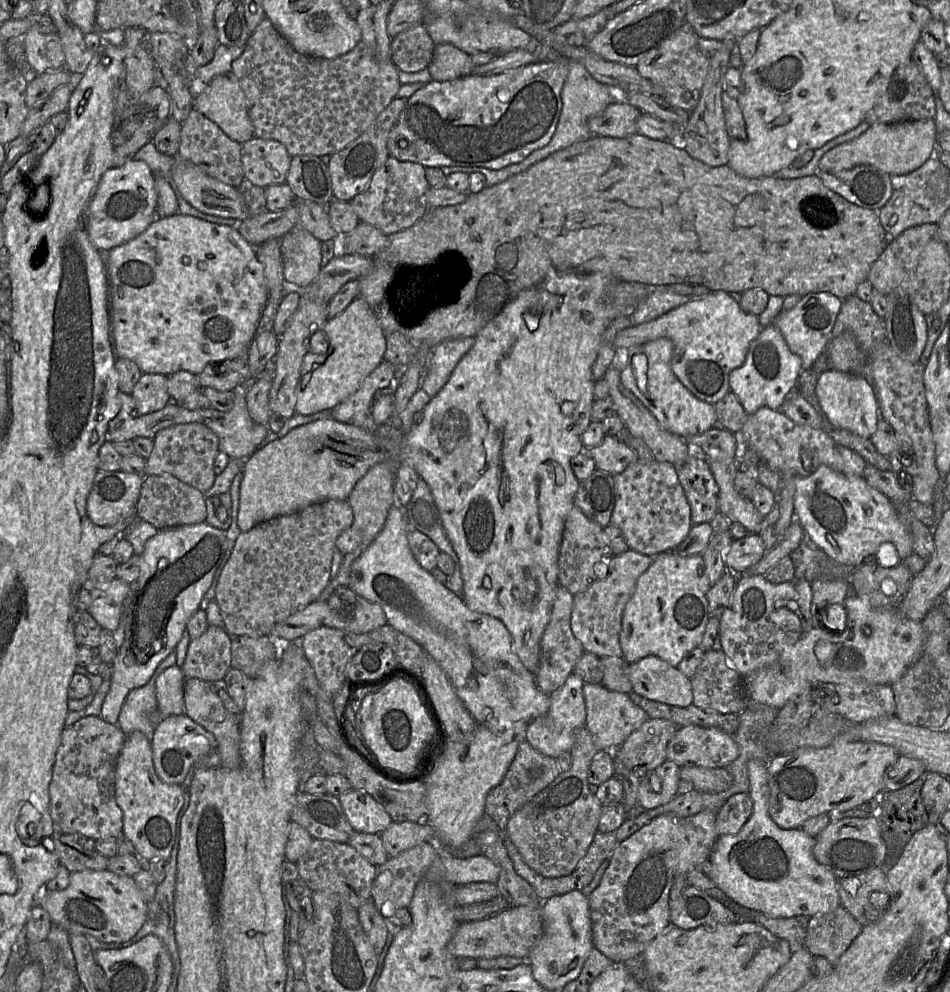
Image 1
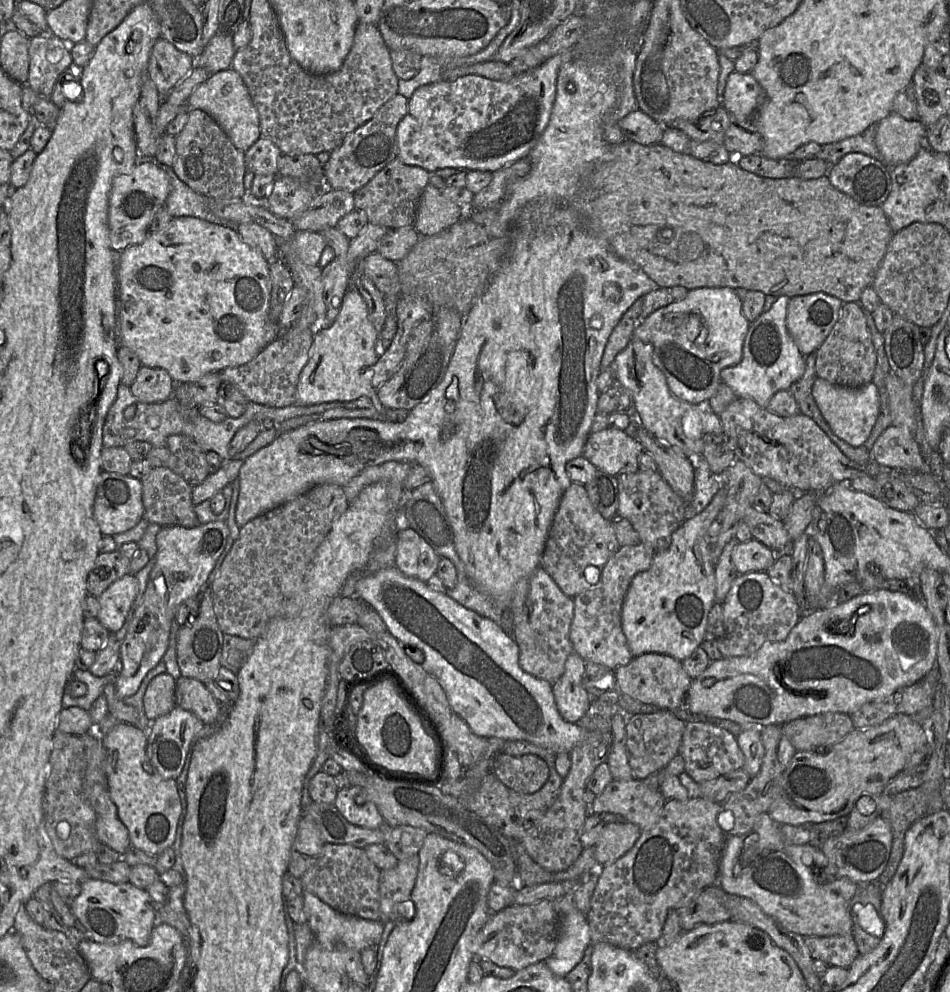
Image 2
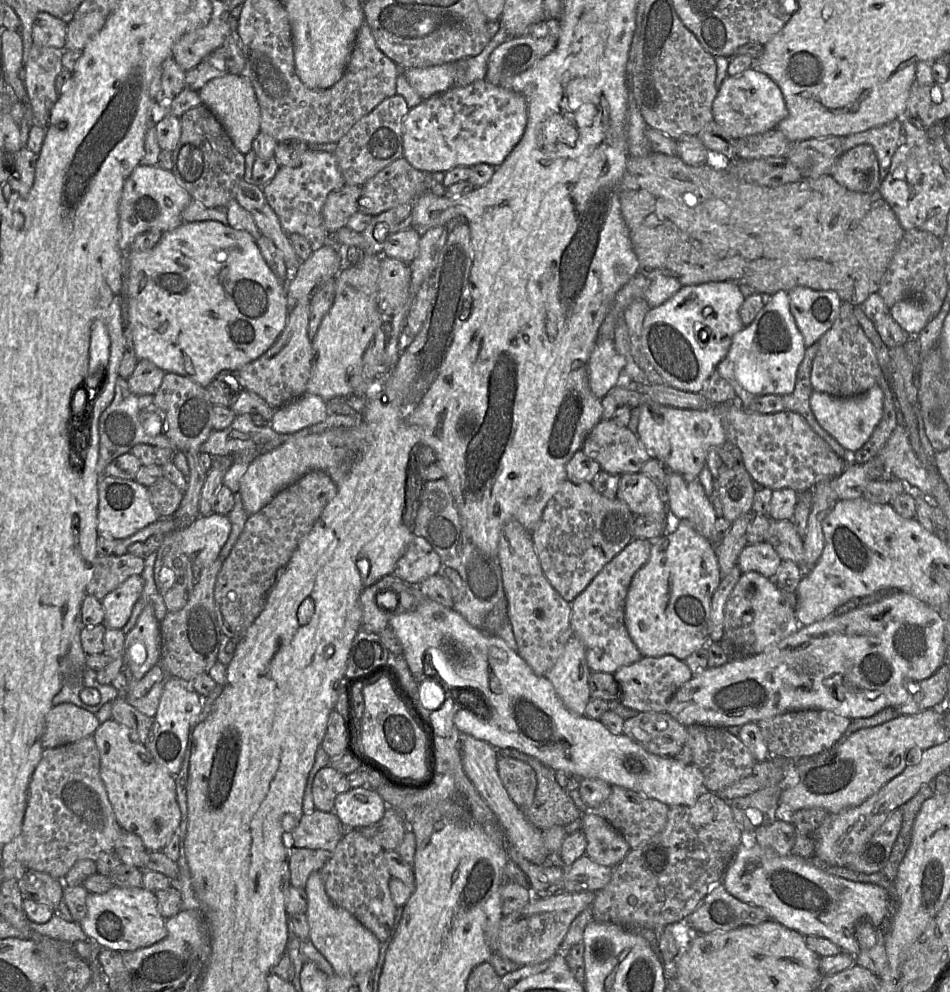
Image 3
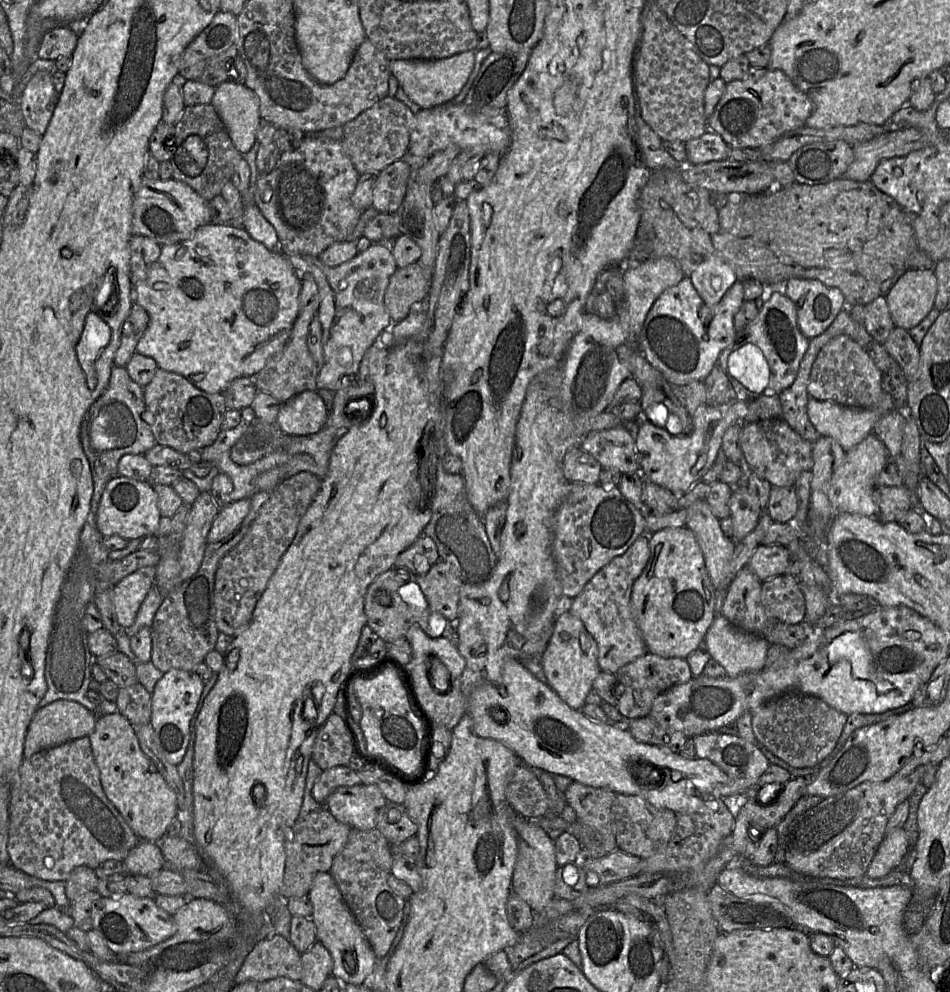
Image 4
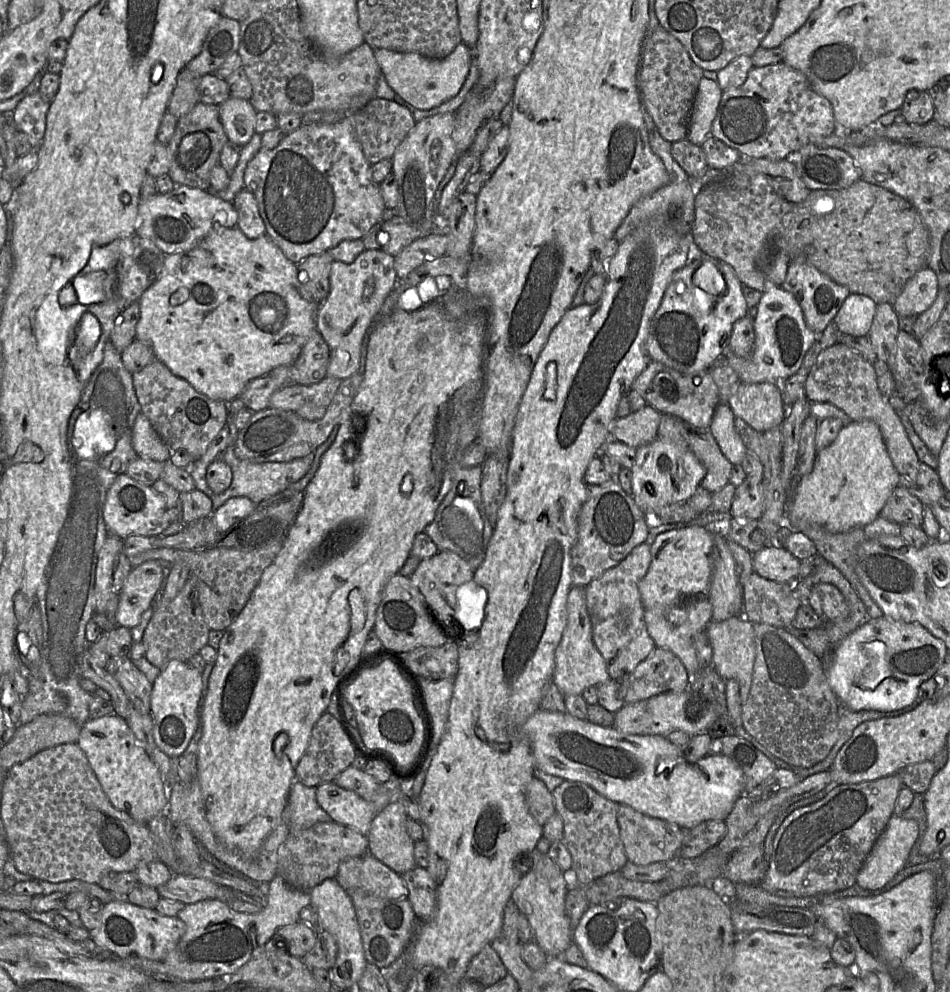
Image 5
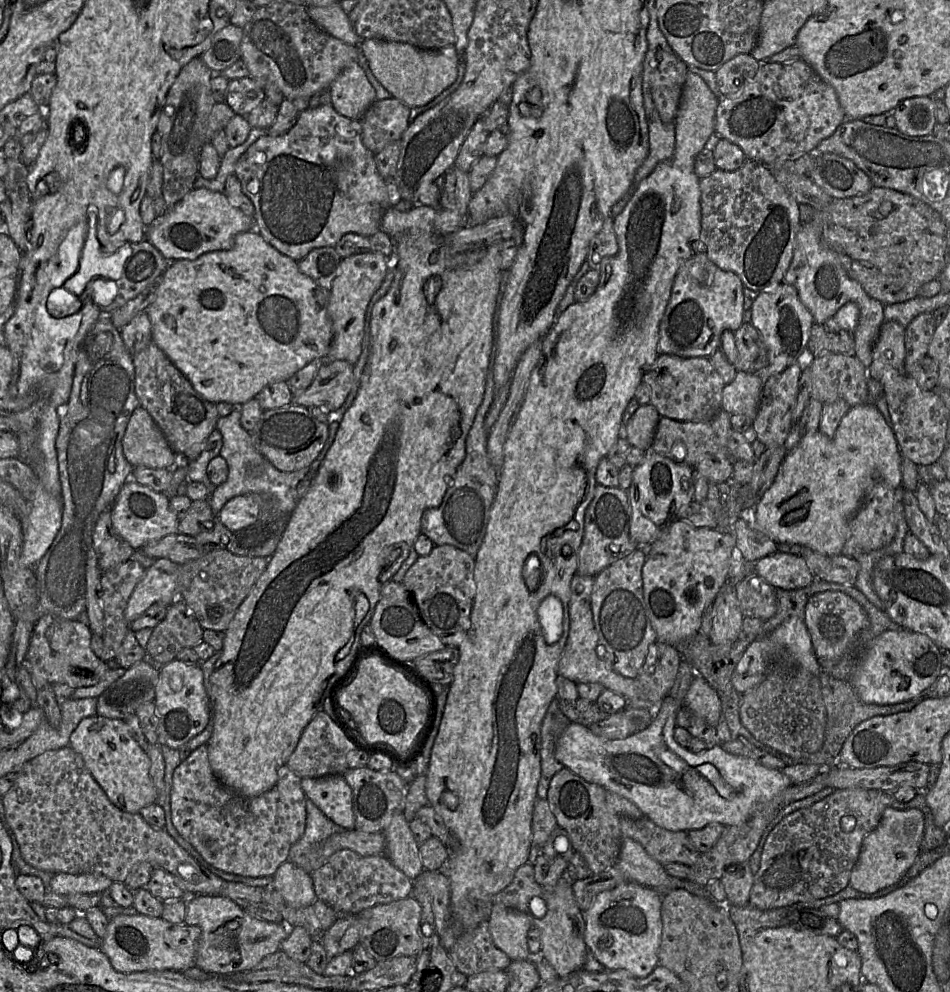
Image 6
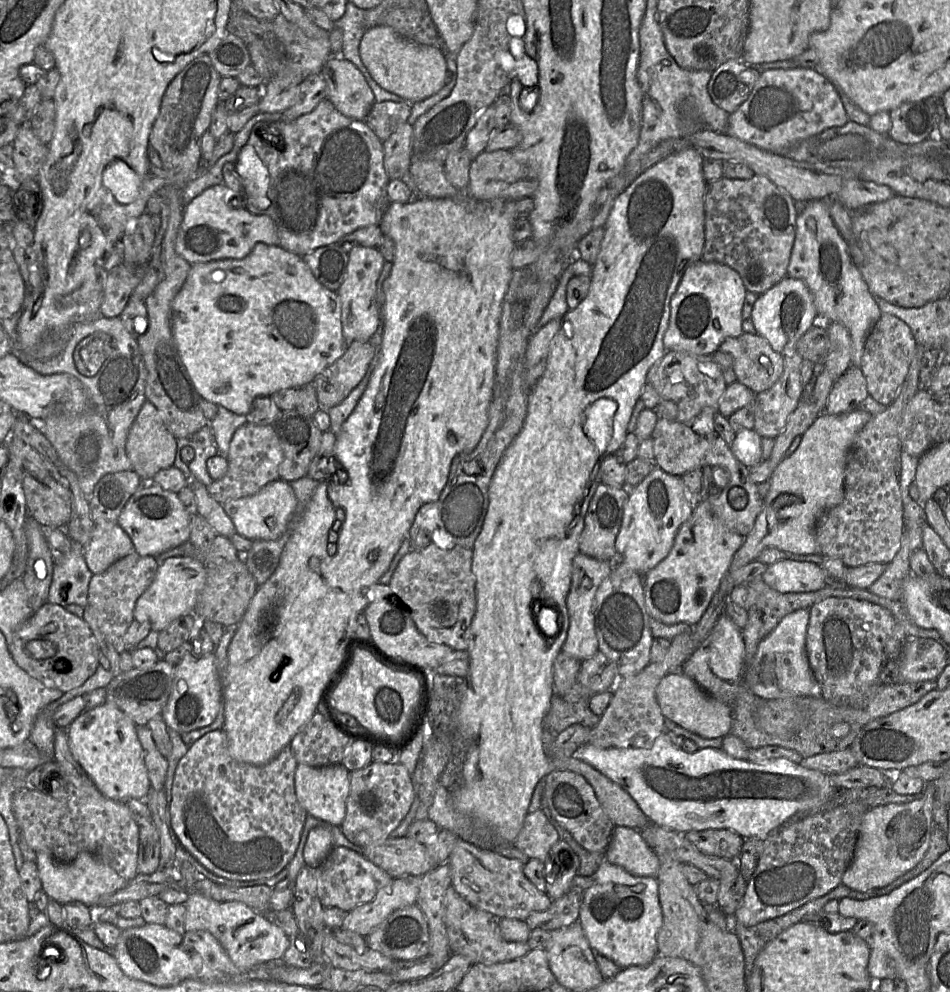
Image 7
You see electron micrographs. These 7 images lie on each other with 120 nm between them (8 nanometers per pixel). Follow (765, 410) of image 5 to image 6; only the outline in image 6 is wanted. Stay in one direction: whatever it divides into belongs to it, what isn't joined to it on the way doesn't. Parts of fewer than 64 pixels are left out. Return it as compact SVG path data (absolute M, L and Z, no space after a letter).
M738 371L735 378L724 386L721 409L753 420L758 412L763 381L757 374Z

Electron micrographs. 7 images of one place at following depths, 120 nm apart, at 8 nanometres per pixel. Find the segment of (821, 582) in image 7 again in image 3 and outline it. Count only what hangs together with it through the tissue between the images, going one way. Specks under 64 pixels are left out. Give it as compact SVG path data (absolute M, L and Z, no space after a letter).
M768 542L747 545L739 554L737 566L742 573L757 572L773 580L782 560Z

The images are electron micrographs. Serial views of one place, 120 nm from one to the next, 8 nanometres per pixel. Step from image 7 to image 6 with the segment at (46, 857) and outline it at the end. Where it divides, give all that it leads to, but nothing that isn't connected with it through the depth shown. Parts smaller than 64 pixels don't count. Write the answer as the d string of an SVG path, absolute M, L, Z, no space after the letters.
M54 873L48 884L48 891L59 895L68 895L71 893L103 893L113 881L101 874L83 873Z

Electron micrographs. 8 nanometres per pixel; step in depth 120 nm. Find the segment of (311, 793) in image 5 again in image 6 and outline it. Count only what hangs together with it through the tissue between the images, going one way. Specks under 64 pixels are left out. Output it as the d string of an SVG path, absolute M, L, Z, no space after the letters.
M306 797L306 827L302 837L291 847L288 862L300 867L307 863L306 855L315 853L319 846L333 834L345 831L335 824Z

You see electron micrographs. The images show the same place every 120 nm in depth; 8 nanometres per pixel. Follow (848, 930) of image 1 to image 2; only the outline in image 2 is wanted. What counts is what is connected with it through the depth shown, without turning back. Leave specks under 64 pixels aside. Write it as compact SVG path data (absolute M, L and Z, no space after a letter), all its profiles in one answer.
M853 935L805 937L805 944L813 960L821 960L829 966L849 968L859 955Z

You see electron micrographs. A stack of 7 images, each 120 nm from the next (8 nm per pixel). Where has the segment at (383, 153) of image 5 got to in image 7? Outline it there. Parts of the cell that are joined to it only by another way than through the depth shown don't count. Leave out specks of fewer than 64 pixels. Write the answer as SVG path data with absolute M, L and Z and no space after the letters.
M394 101L374 102L365 122L378 137L385 141L396 128L407 122L411 107L405 103Z

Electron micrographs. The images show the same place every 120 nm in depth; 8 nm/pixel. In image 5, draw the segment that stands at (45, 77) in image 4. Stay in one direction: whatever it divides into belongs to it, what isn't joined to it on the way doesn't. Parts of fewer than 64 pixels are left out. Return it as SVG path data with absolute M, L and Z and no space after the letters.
M35 92L19 102L10 119L18 131L28 135L35 144L39 144L44 138L50 105L50 102Z

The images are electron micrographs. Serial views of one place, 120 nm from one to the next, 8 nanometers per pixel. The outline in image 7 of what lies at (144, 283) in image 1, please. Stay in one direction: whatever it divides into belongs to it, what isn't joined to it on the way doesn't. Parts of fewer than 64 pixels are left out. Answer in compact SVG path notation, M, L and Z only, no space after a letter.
M257 243L251 252L242 259L220 259L191 265L190 272L181 290L175 296L171 309L173 338L197 393L206 401L222 406L229 411L246 416L253 401L258 397L269 397L273 393L287 389L300 388L313 383L314 379L338 360L348 347L341 323L341 301L335 291L321 285L304 263L301 256L288 252L277 245Z

